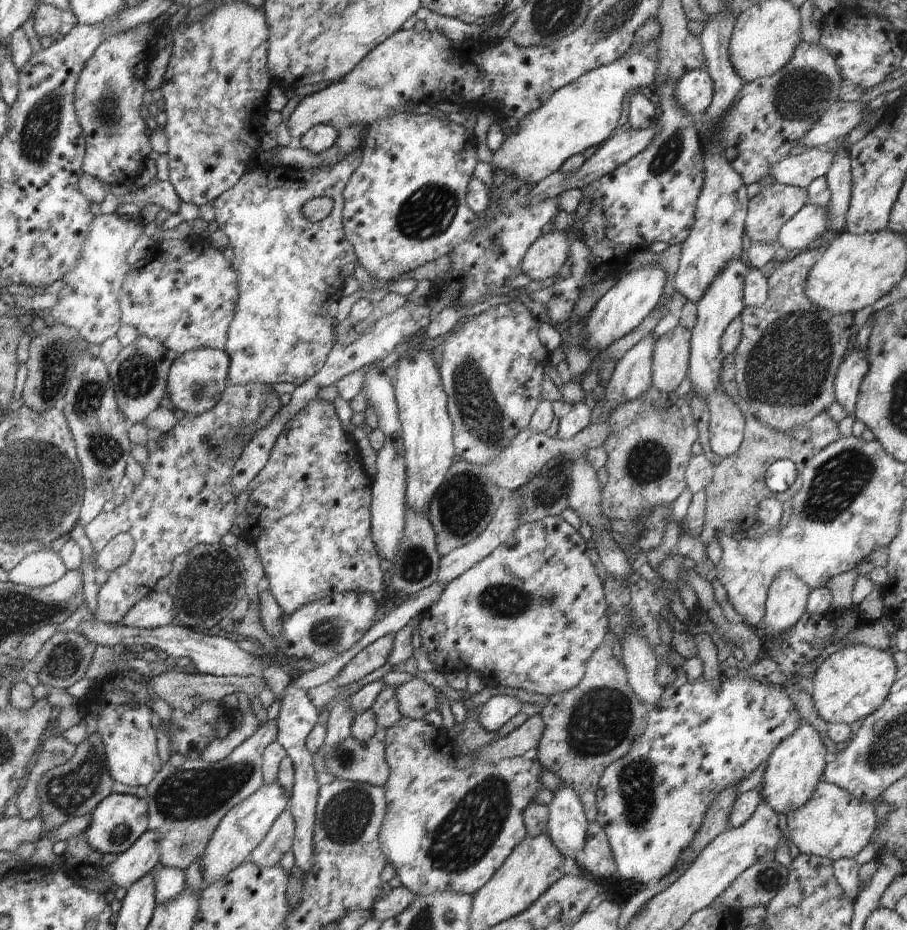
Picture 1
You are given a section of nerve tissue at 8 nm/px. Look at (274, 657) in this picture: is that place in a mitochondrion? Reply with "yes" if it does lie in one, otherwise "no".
no

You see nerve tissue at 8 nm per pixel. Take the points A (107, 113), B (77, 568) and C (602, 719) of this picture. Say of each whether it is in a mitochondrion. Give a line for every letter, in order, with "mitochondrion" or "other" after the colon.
A: mitochondrion
B: other
C: mitochondrion

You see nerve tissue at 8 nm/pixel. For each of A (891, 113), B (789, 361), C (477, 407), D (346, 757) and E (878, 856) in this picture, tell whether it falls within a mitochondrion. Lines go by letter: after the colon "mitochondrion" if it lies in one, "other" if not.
A: other
B: mitochondrion
C: mitochondrion
D: mitochondrion
E: other

